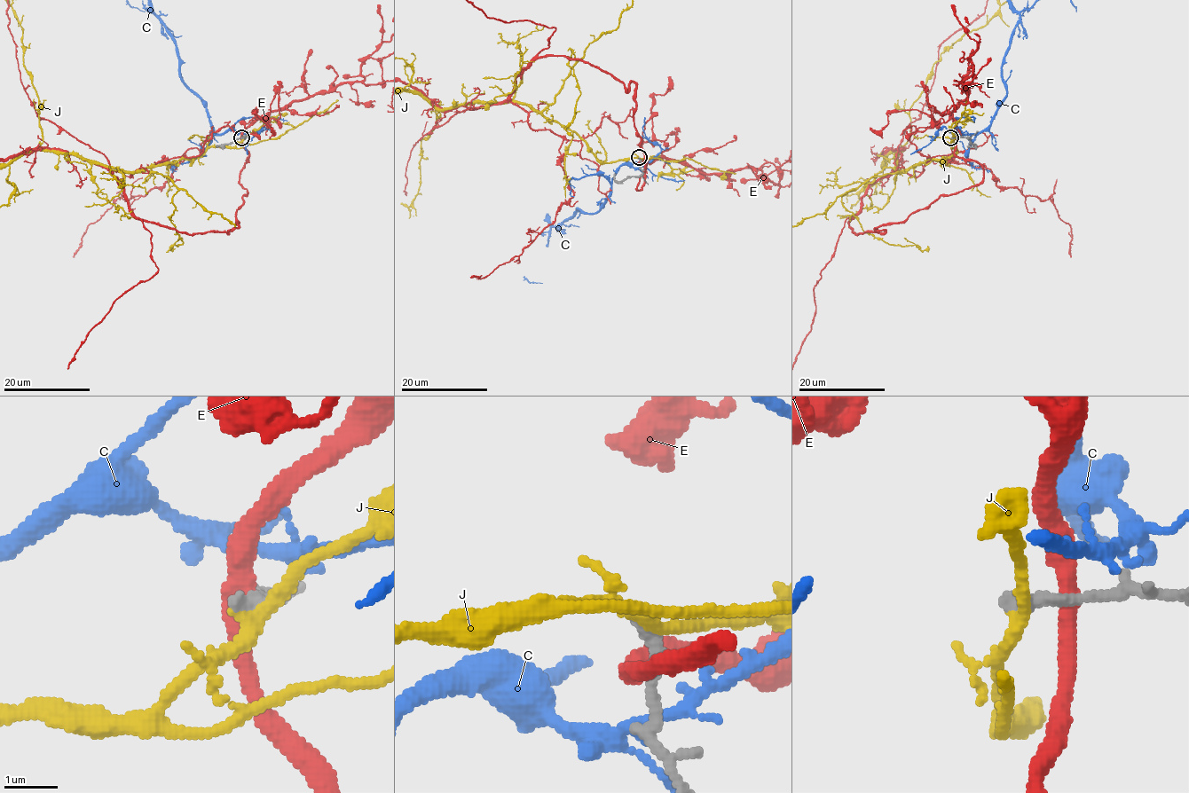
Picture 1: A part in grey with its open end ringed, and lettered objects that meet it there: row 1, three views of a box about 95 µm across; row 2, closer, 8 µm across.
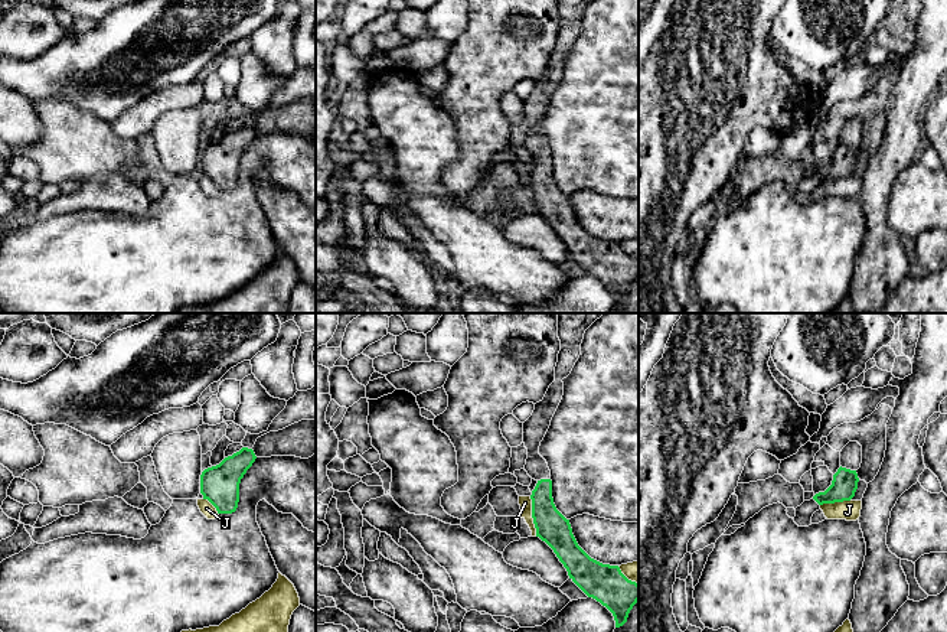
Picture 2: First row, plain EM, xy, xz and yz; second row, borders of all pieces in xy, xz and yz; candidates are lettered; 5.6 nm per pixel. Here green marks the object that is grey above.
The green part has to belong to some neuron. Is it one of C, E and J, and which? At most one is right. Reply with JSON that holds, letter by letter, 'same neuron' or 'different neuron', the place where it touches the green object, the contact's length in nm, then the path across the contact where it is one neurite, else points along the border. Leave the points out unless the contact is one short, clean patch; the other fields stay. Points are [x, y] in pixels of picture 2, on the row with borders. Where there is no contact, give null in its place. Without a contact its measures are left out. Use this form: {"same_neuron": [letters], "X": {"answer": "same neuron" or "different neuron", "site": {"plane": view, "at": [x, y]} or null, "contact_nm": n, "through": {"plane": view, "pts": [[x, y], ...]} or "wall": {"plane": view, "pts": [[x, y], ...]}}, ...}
{"same_neuron": [], "C": {"answer": "different neuron", "site": null}, "E": {"answer": "different neuron", "site": null}, "J": {"answer": "different neuron", "site": {"plane": "xz", "at": [532, 517]}, "contact_nm": 220}}

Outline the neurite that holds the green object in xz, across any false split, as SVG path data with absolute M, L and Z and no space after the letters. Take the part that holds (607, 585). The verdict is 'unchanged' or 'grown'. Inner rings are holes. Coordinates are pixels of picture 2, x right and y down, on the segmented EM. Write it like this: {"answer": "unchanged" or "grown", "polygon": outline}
{"answer": "grown", "polygon": "M559 313L558 338L561 351L555 367L555 381L532 416L523 423L523 443L528 449L525 470L538 483L532 491L532 518L536 537L545 541L568 571L569 579L588 596L605 606L614 616L615 628L627 622L639 602L639 584L628 580L618 566L591 558L577 543L569 519L555 506L551 470L539 455L551 420L562 400L564 382L581 355L585 330L604 313Z"}

